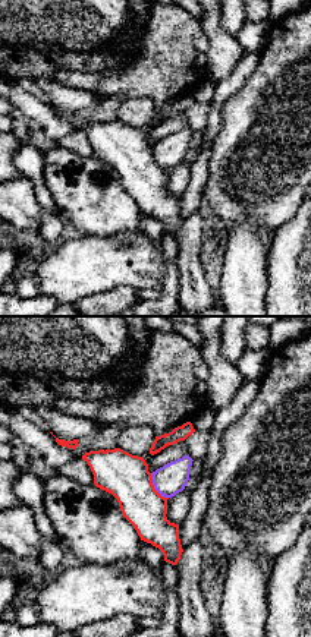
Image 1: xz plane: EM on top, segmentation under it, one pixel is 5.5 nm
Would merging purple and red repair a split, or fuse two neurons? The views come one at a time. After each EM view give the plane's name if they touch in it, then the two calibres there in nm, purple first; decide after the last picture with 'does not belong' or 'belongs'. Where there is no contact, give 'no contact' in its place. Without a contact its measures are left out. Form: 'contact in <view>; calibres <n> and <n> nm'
contact in xz; calibres 170 and 240 nm

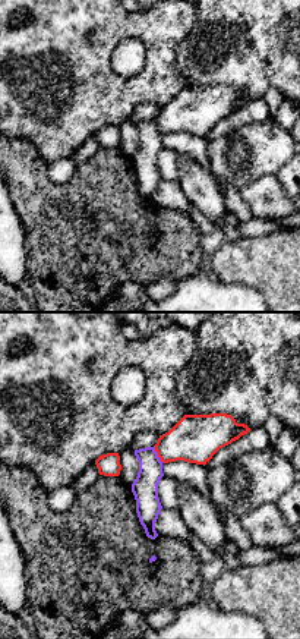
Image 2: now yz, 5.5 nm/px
contact in yz; calibres 140 and 260 nm

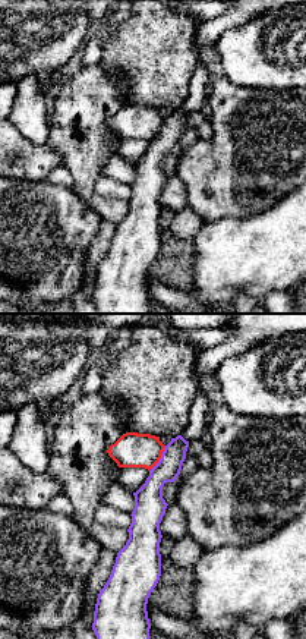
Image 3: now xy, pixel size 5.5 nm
contact in xy; calibres 160 and 190 nm

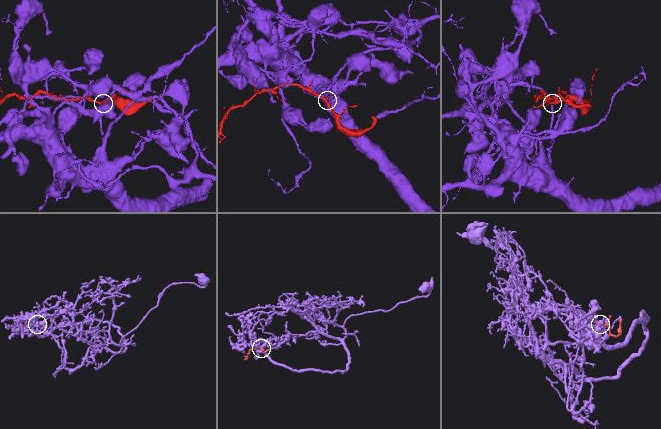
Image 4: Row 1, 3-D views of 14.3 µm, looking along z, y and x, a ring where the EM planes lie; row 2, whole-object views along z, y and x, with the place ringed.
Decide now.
belongs

